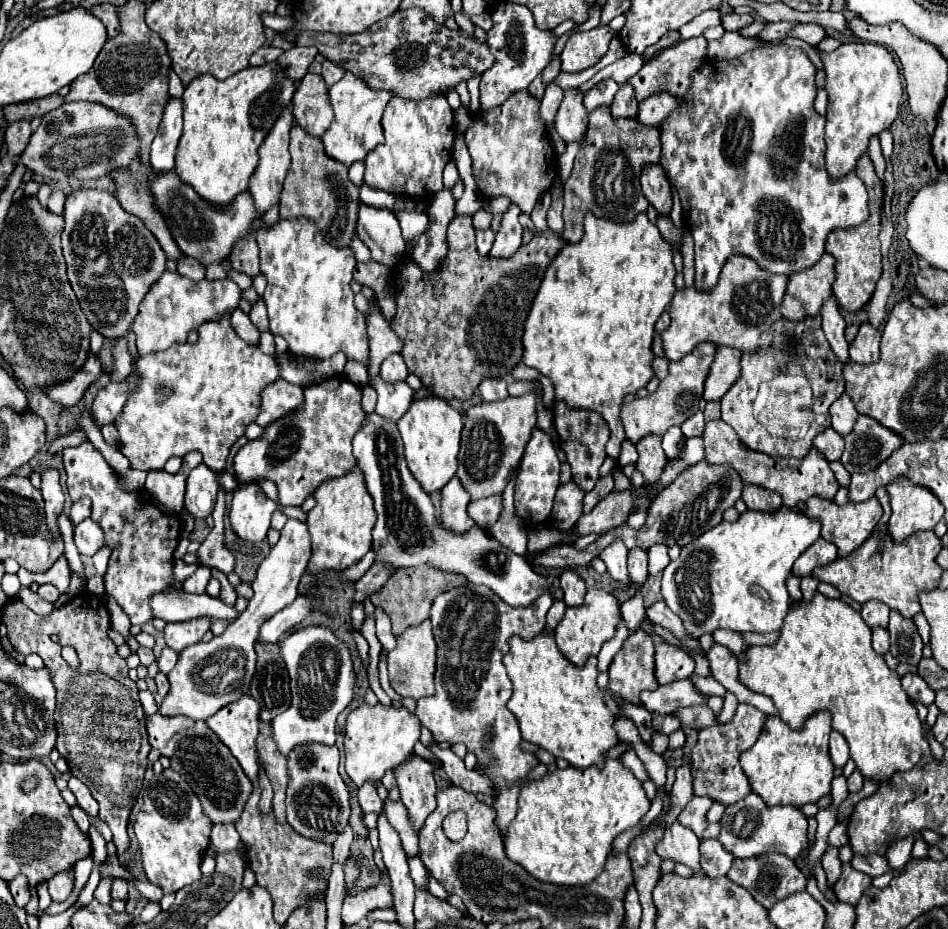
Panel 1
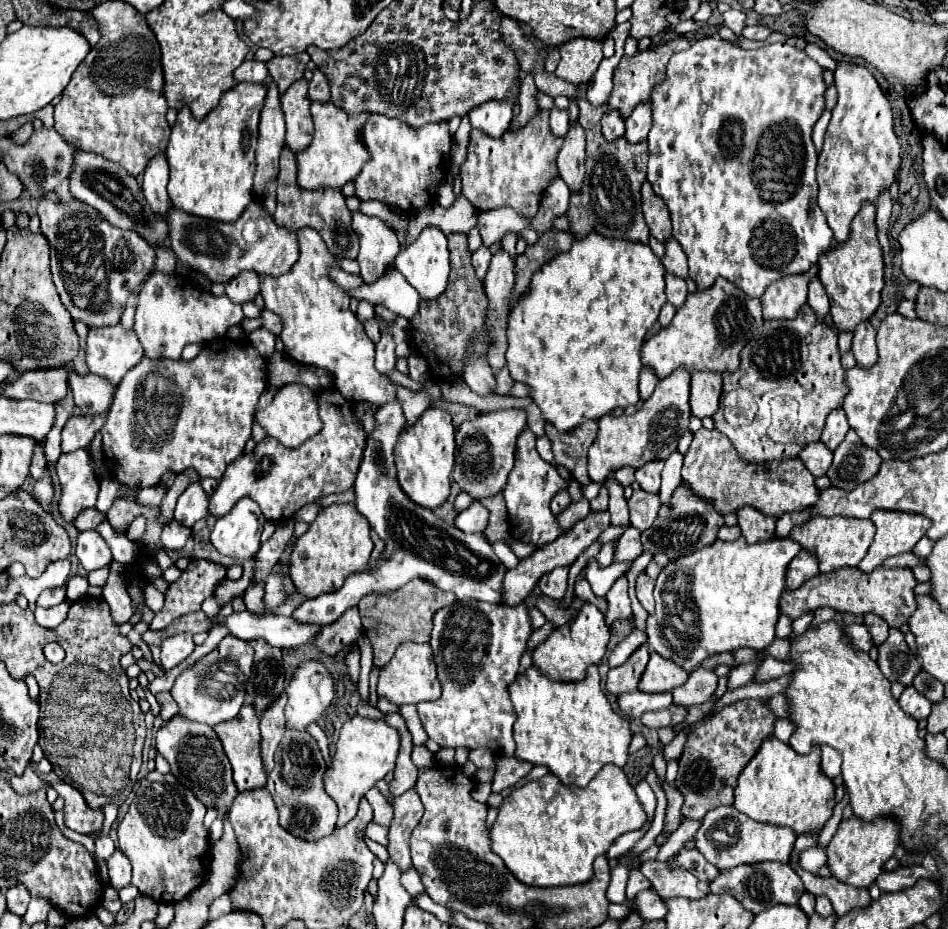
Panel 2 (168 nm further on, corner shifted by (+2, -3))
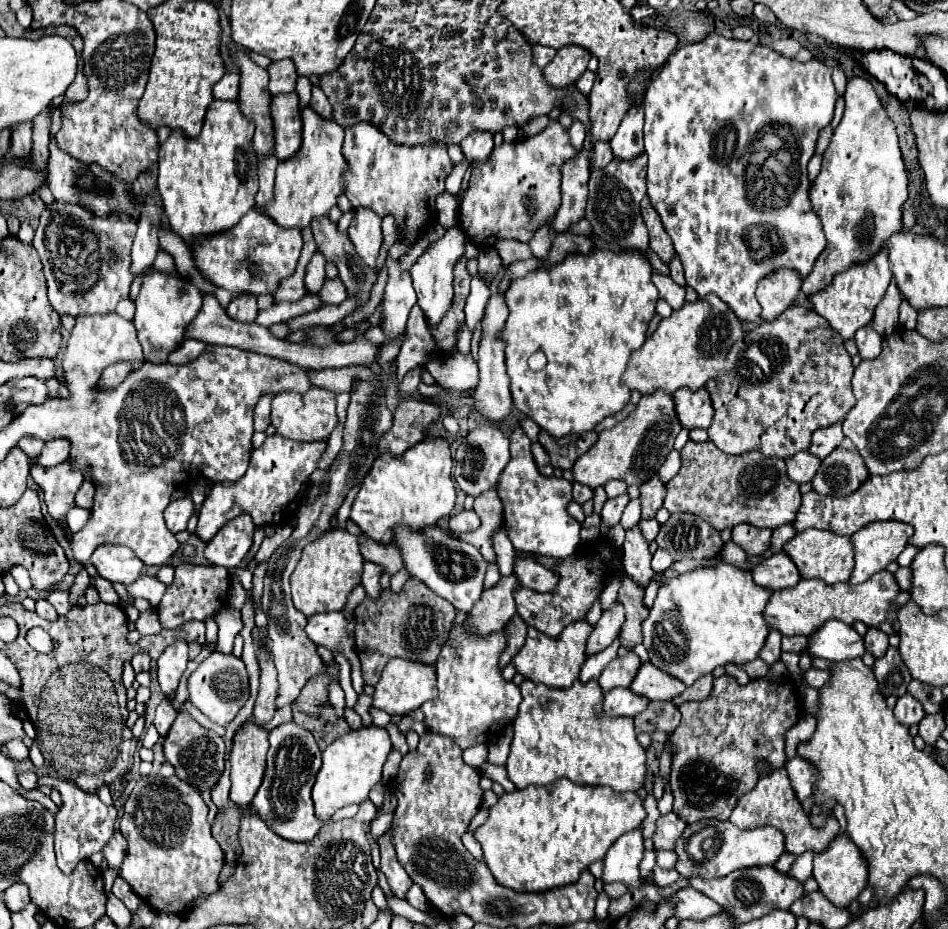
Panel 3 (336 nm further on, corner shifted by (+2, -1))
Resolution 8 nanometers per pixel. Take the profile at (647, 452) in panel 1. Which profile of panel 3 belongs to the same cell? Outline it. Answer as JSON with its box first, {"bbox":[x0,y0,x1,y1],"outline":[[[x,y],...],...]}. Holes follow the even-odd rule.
{"bbox":[640,477,666,519],"outline":[[[652,477],[644,485],[640,485],[640,501],[642,501],[642,519],[654,519],[656,511],[662,507],[666,497],[666,487],[660,477]]]}

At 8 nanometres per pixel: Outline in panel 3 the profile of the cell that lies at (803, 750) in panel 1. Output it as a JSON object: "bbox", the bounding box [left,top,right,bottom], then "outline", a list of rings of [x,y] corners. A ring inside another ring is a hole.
{"bbox":[730,769,840,855],"outline":[[[776,769],[764,777],[760,777],[760,783],[746,793],[734,807],[730,821],[738,827],[738,829],[756,829],[756,827],[764,827],[764,825],[772,825],[778,831],[782,831],[784,835],[784,845],[786,845],[786,853],[792,855],[802,855],[806,851],[814,851],[814,853],[822,853],[824,849],[828,849],[830,841],[840,833],[838,821],[834,817],[828,819],[828,823],[820,829],[810,825],[808,813],[802,809],[800,801],[796,799],[792,787],[790,787],[790,779],[786,769]]]}

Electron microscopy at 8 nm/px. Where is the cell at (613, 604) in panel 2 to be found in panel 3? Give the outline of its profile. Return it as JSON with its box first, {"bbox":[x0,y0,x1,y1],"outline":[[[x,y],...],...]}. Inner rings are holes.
{"bbox":[586,603,624,657],"outline":[[[616,603],[610,611],[604,611],[600,621],[594,625],[594,631],[588,637],[588,643],[586,643],[588,657],[604,651],[618,637],[622,623],[624,623],[624,611],[620,603]]]}

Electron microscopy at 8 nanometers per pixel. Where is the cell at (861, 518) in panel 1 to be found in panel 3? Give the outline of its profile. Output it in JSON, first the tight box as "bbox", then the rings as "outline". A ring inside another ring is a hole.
{"bbox":[782,529,854,585],"outline":[[[806,529],[804,533],[798,533],[794,539],[790,539],[782,551],[788,553],[788,557],[794,561],[802,579],[820,579],[828,585],[836,585],[836,583],[846,583],[854,569],[854,555],[852,555],[854,547],[850,539],[834,535],[830,531]]]}

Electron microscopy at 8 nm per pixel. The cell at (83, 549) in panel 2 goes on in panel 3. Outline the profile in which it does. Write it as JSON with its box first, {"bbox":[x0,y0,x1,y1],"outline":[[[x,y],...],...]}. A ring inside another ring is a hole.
{"bbox":[92,545,144,583],"outline":[[[100,545],[92,553],[94,567],[98,575],[112,583],[134,583],[144,571],[144,563],[124,545]]]}

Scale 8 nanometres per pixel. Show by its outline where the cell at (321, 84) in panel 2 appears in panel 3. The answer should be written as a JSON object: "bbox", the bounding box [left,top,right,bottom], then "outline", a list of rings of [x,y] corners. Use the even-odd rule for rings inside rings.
{"bbox":[310,87,332,119],"outline":[[[314,87],[312,89],[312,101],[310,101],[310,107],[320,115],[320,117],[326,117],[326,119],[332,119],[332,107],[324,95],[322,89]]]}

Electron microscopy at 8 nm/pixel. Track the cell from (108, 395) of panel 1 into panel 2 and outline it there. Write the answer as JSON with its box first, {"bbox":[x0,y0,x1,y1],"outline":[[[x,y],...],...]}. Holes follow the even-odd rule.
{"bbox":[62,411,108,451],"outline":[[[108,411],[104,415],[96,415],[92,419],[88,417],[70,417],[62,431],[62,451],[74,451],[80,447],[88,447],[94,439],[94,435],[100,431],[100,427],[106,423]]]}

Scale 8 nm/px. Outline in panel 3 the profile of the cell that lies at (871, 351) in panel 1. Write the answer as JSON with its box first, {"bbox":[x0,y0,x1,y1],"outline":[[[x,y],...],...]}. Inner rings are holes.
{"bbox":[856,325,882,359],"outline":[[[866,325],[856,331],[856,345],[862,359],[876,359],[882,349],[882,337],[872,329],[872,325]]]}

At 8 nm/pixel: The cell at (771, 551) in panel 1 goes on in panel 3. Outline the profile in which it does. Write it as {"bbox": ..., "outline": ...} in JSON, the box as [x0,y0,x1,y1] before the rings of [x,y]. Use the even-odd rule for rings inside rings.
{"bbox":[642,563,770,687],"outline":[[[720,563],[714,569],[696,569],[690,573],[680,575],[678,579],[670,579],[668,585],[658,589],[658,597],[650,609],[650,617],[642,623],[644,629],[644,647],[650,653],[650,663],[664,673],[680,679],[686,687],[690,687],[696,679],[702,675],[710,675],[716,667],[726,665],[744,665],[758,657],[758,651],[762,649],[770,629],[764,623],[762,611],[768,603],[770,591],[756,585],[752,581],[750,571],[742,571],[734,565]],[[664,617],[668,617],[684,635],[684,643],[680,647],[680,635],[664,635]]]}

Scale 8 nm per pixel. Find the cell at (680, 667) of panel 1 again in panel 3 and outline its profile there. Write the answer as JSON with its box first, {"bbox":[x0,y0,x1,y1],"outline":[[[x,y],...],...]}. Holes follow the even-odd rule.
{"bbox":[630,663,686,701],"outline":[[[644,663],[630,685],[630,691],[650,701],[672,701],[676,695],[684,693],[684,689],[686,685],[682,681],[672,679],[668,673],[662,673],[652,663]]]}

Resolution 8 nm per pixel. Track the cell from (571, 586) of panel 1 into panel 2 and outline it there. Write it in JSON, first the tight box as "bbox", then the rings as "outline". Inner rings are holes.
{"bbox":[538,567,568,599],"outline":[[[556,567],[554,571],[546,573],[540,581],[538,581],[540,589],[544,595],[552,597],[552,599],[564,599],[566,591],[568,591],[568,567]]]}

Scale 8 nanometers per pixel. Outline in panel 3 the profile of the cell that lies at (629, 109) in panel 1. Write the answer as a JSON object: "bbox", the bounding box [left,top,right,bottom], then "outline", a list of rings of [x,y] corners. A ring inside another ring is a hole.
{"bbox":[590,143,612,169],"outline":[[[596,143],[594,145],[594,153],[590,157],[590,169],[604,169],[604,165],[608,165],[612,161],[612,153],[608,143]]]}

